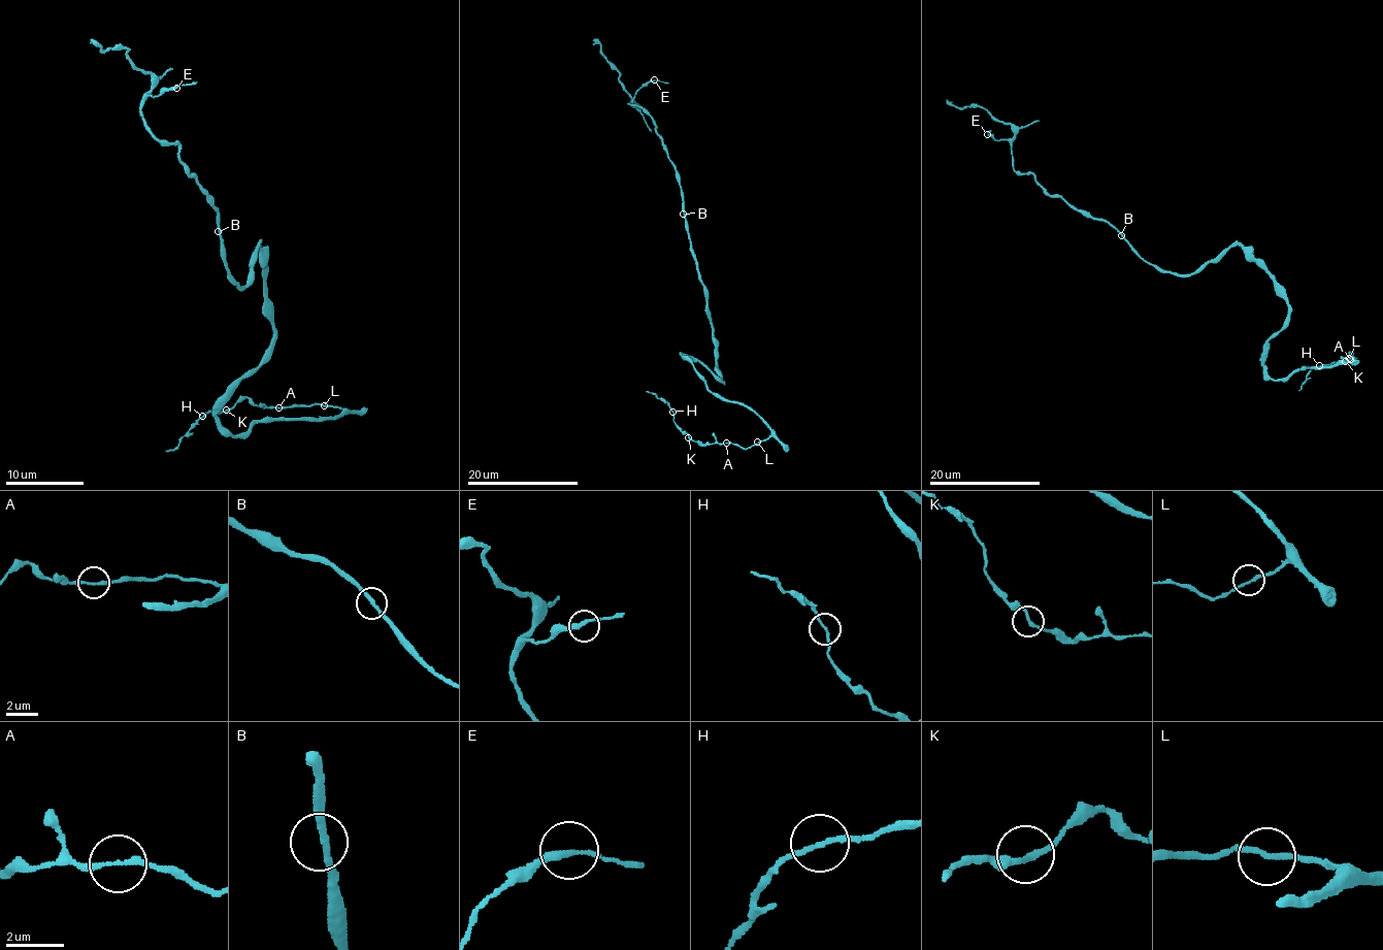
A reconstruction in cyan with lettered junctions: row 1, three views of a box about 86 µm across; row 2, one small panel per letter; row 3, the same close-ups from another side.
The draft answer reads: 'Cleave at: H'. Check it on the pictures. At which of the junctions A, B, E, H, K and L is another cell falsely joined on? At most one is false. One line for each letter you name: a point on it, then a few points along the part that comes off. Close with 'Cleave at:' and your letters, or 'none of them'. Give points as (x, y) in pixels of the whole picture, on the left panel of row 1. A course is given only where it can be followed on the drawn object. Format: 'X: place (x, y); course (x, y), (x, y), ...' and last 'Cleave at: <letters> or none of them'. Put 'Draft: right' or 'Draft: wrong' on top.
Draft: wrong
Cleave at: none of them

